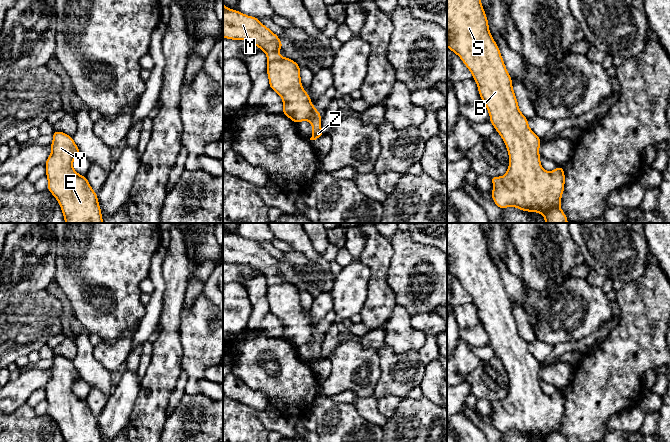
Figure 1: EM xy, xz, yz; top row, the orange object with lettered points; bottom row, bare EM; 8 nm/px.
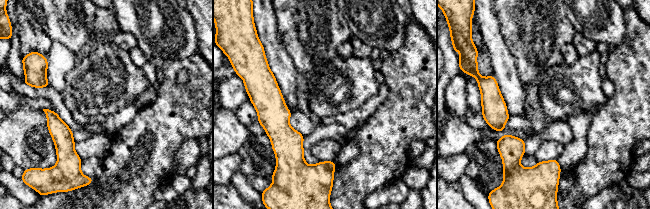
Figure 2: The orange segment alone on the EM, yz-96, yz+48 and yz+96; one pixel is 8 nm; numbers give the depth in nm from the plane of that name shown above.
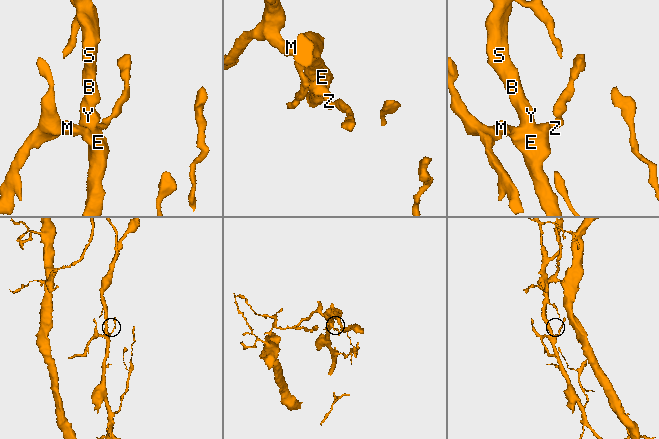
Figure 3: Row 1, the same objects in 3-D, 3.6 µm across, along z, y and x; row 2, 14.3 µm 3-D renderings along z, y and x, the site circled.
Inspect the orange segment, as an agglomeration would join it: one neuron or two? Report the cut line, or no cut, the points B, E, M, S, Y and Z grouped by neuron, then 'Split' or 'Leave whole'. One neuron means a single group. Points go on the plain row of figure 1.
No split. Groups: B E M S Y Z. Leave whole

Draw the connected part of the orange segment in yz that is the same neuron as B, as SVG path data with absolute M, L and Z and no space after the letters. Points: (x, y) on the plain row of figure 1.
M447 223L447 271L456 277L478 309L481 324L484 326L490 339L490 346L502 361L509 378L509 392L503 401L491 400L494 413L491 416L496 430L507 432L515 430L519 434L538 436L544 442L567 442L560 432L561 421L564 415L565 399L562 390L548 396L540 387L539 370L541 363L528 351L528 343L520 336L517 322L512 312L512 303L505 291L500 274L490 258L488 243L480 223Z

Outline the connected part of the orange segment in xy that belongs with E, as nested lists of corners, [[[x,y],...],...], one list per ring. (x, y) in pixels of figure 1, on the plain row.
[[[54,355],[52,359],[52,376],[45,386],[47,413],[59,426],[64,442],[102,442],[97,417],[92,414],[87,402],[79,399],[72,390],[73,384],[81,379],[73,362],[61,355]]]

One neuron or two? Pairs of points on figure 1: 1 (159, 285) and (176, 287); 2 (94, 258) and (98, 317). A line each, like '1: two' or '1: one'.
1: two
2: one

